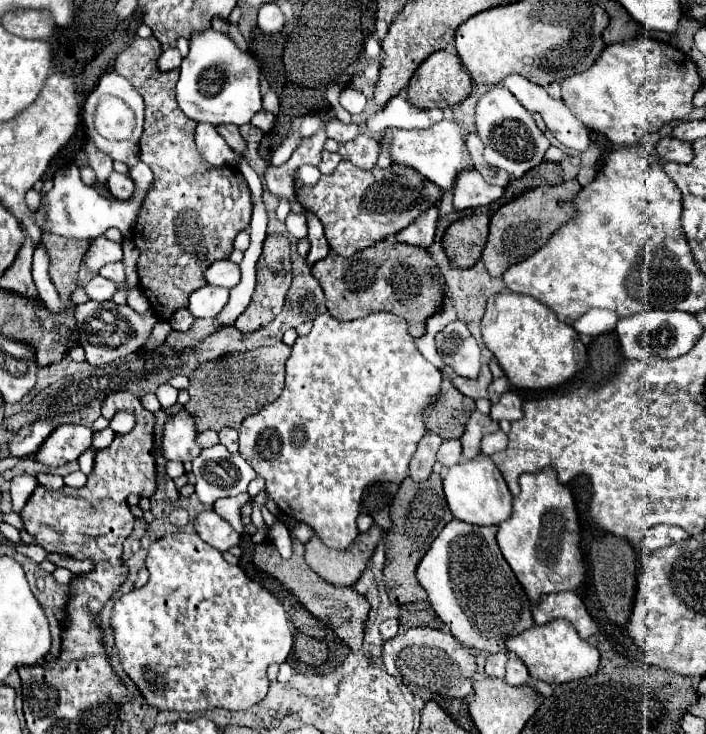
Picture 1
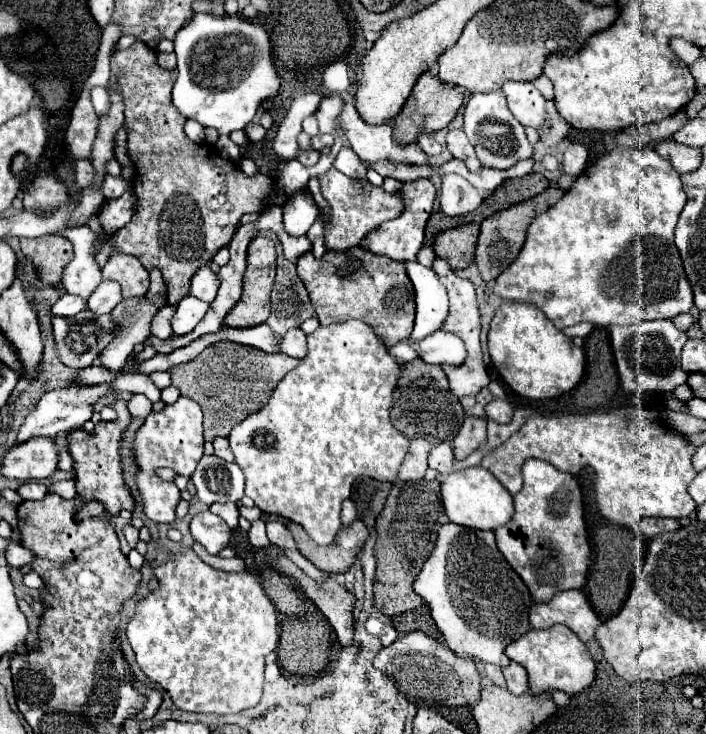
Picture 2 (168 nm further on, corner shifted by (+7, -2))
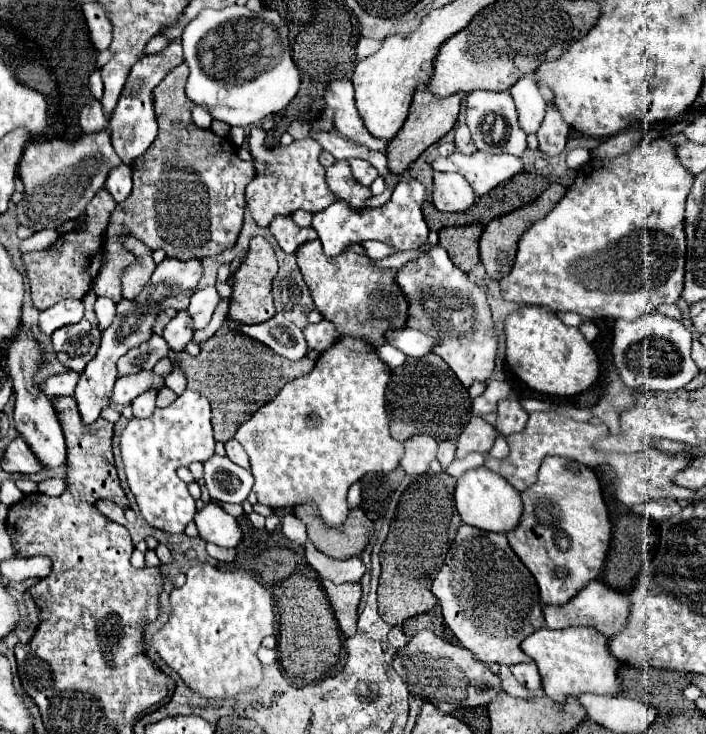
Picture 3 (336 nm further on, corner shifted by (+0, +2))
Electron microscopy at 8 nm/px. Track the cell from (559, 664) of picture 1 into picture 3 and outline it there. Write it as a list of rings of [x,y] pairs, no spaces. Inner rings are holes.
[[[543,627],[525,637],[521,649],[537,663],[545,695],[557,703],[563,703],[567,695],[575,697],[581,693],[615,695],[619,691],[617,667],[621,663],[615,657],[611,657],[607,641],[609,641],[607,637],[603,637],[591,627],[567,627],[561,631],[551,631]]]

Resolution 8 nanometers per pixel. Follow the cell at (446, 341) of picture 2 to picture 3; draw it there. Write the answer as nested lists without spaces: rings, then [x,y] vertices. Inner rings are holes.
[[[399,329],[399,331],[391,331],[387,333],[387,343],[391,343],[393,347],[401,349],[407,357],[425,357],[433,351],[433,347],[437,347],[441,341],[435,337],[429,337],[417,329]]]

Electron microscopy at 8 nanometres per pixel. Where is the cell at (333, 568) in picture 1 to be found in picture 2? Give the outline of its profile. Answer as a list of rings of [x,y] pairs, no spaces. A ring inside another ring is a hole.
[[[358,519],[352,525],[344,525],[336,535],[336,541],[328,547],[318,547],[298,523],[288,521],[286,525],[294,541],[298,543],[300,553],[304,553],[304,557],[316,563],[318,569],[324,569],[326,573],[334,573],[334,575],[346,573],[350,569],[350,565],[356,561],[356,555],[360,553],[362,545],[368,539],[368,529]]]

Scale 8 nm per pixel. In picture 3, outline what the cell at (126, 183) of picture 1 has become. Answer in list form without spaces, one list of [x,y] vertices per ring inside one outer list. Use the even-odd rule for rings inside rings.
[[[121,165],[121,167],[115,167],[111,169],[107,181],[105,181],[105,189],[113,195],[113,199],[117,203],[125,201],[131,193],[131,187],[133,187],[133,181],[131,181],[131,167],[127,165]]]

